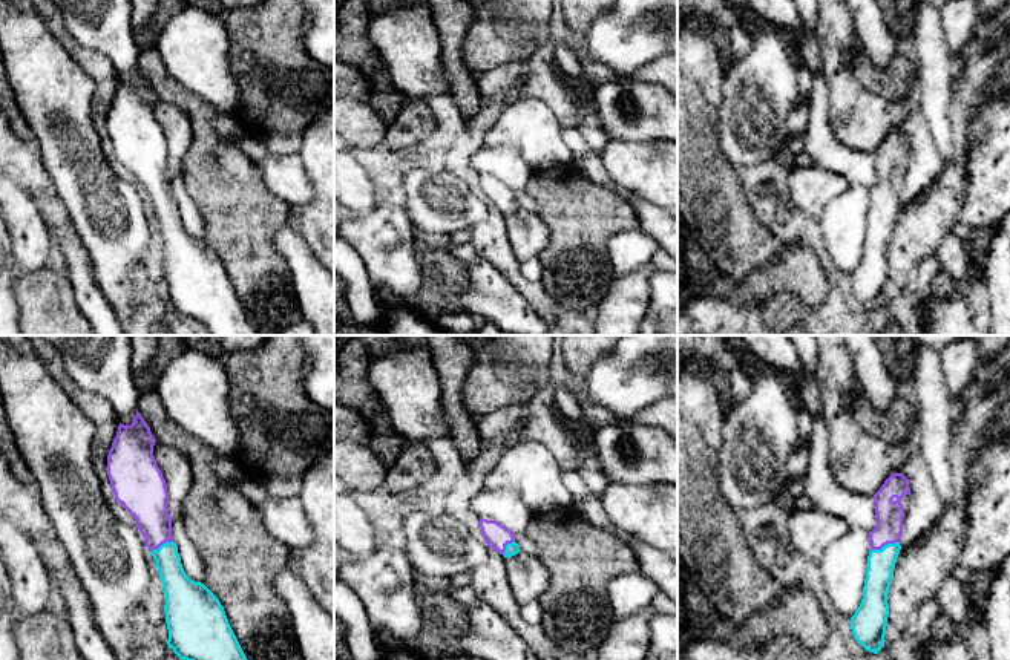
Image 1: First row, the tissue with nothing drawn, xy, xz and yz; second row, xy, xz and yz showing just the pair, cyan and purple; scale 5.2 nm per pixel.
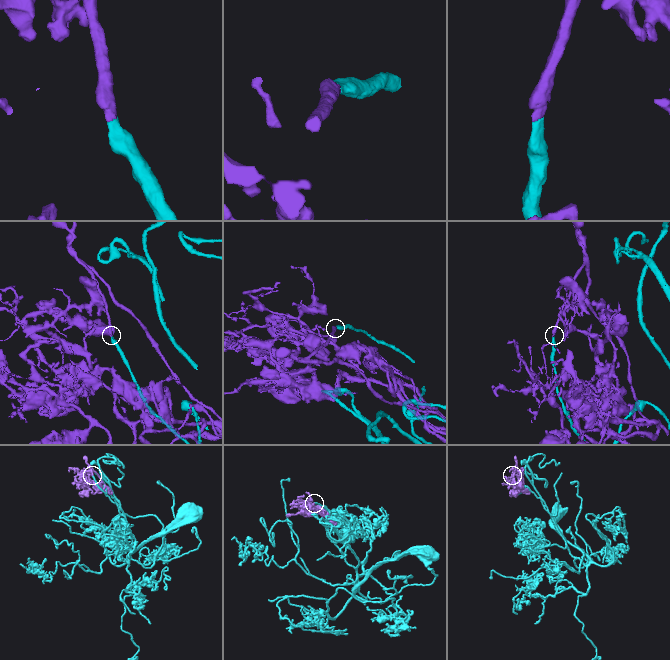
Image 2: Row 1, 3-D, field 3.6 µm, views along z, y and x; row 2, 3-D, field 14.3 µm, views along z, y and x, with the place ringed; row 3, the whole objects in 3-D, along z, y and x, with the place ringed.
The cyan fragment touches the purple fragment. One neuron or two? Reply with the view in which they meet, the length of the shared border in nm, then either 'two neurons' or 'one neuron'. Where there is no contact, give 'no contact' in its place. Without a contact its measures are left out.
contact in yz; length 160 nm; one neuron

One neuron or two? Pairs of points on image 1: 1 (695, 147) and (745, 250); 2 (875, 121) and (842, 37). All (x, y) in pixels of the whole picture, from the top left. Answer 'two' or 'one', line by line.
1: one
2: one

